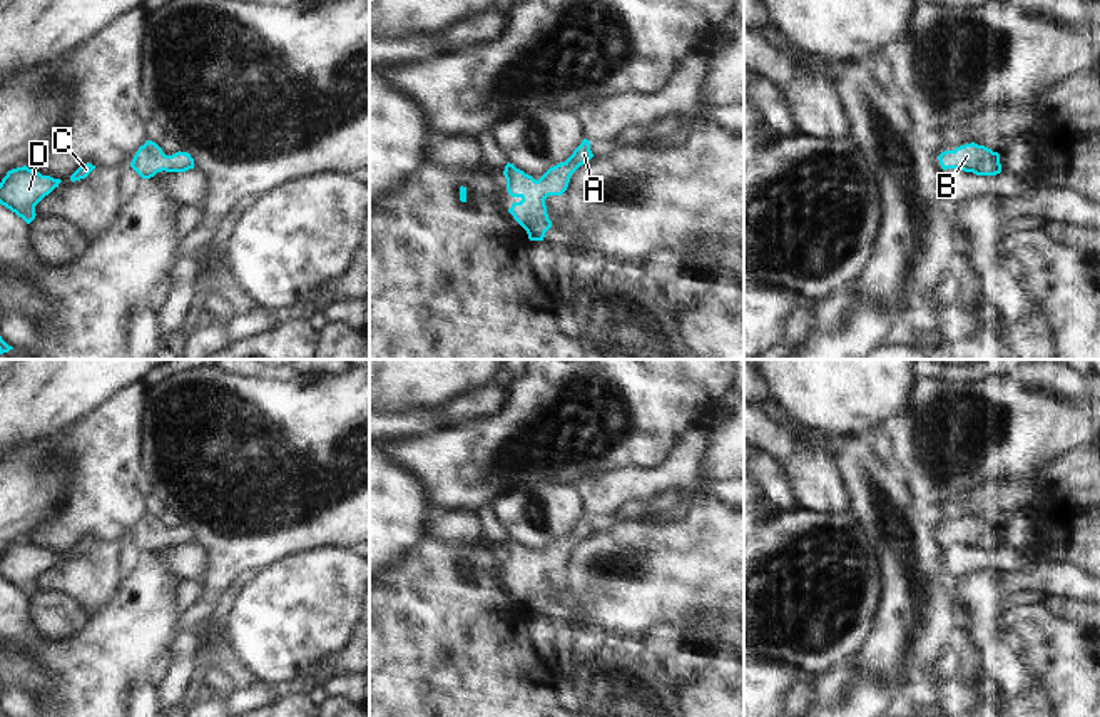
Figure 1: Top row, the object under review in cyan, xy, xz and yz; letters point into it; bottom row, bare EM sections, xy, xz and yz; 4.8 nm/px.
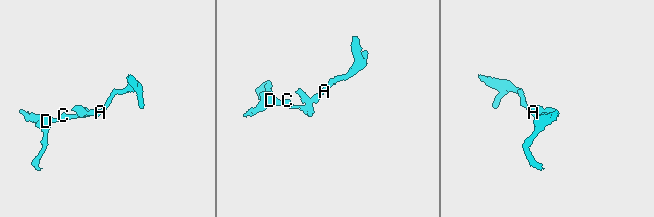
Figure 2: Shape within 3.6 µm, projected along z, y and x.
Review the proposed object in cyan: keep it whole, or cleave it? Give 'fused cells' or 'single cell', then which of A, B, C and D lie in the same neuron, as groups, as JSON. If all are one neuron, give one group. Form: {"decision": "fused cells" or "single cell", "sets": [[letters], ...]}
{"decision": "single cell", "sets": [["A", "B", "C", "D"]]}

